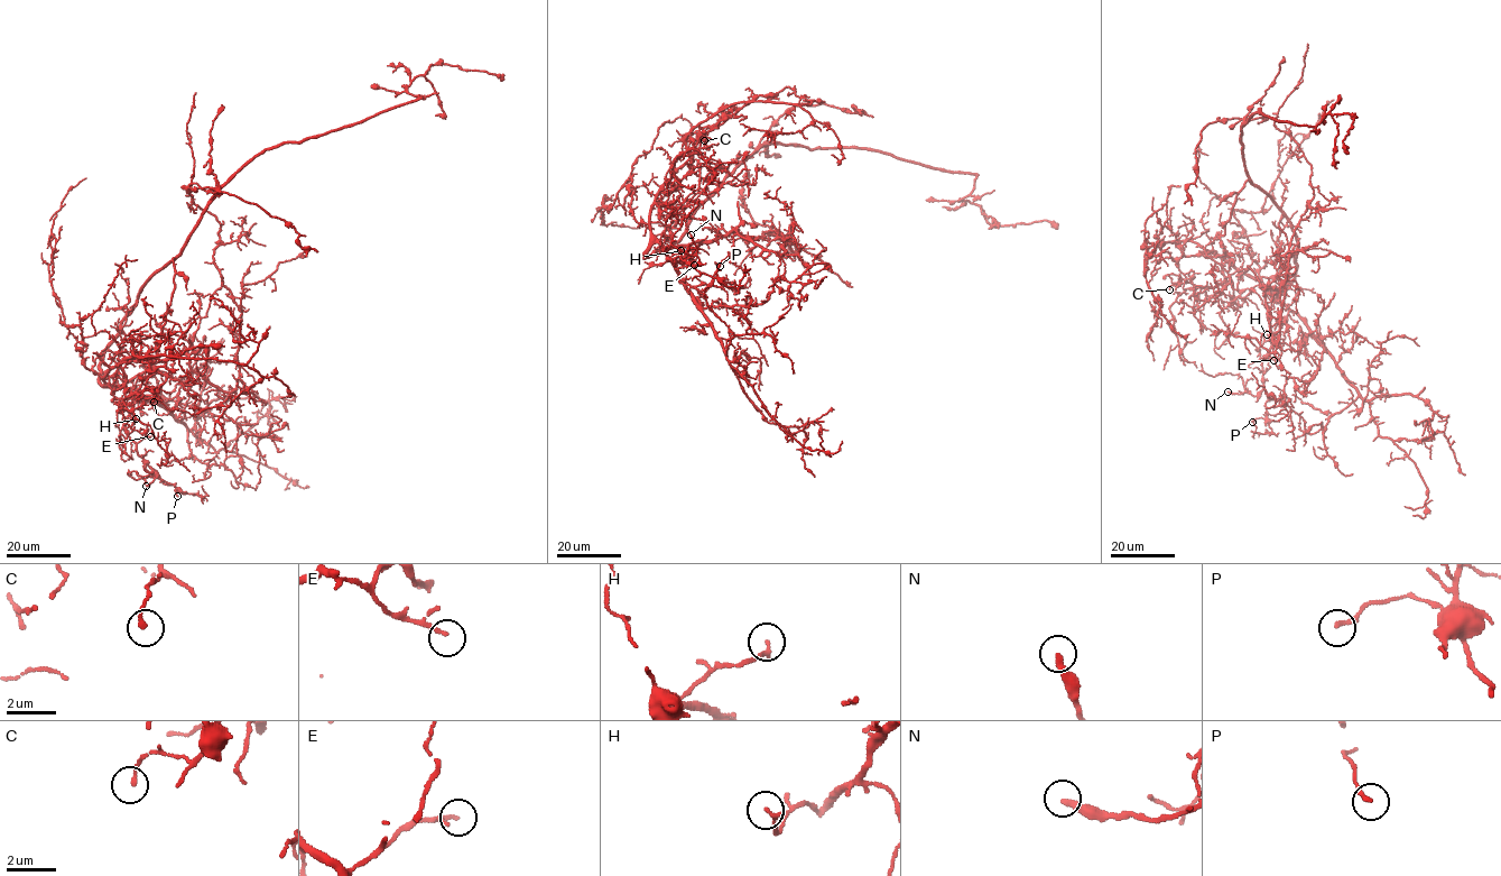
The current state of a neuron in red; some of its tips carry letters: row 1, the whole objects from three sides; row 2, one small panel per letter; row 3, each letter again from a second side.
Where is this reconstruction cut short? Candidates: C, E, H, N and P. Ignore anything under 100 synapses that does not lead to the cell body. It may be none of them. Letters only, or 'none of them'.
none of them

